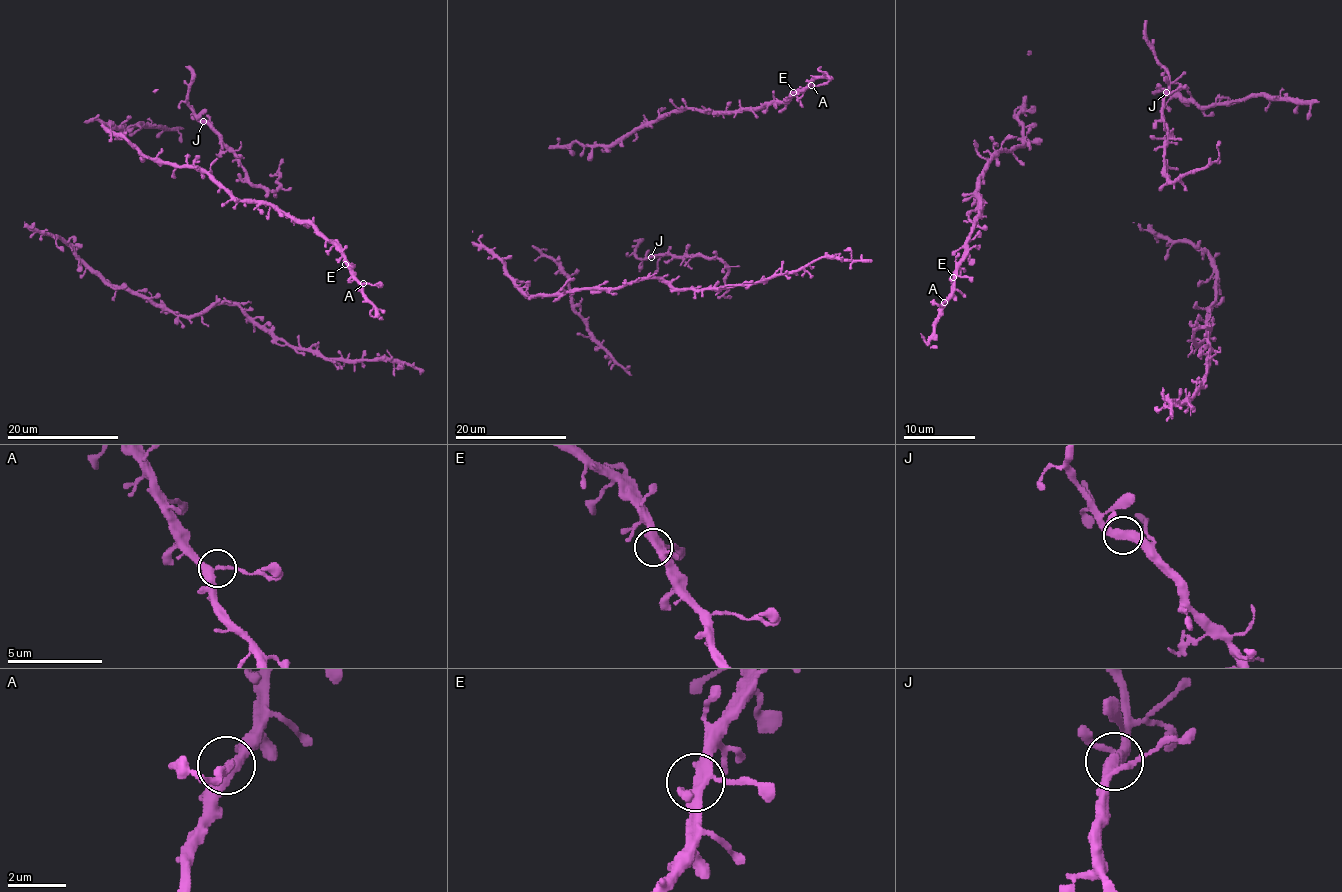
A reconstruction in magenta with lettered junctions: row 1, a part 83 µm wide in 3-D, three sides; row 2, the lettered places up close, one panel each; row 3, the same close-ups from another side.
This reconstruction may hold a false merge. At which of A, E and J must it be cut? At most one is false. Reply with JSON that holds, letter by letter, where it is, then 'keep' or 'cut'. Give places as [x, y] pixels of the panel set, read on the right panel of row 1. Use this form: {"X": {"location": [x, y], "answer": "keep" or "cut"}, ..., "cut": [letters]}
{"A": {"location": [944, 302], "answer": "keep"}, "E": {"location": [953, 277], "answer": "keep"}, "J": {"location": [1166, 92], "answer": "keep"}, "cut": []}

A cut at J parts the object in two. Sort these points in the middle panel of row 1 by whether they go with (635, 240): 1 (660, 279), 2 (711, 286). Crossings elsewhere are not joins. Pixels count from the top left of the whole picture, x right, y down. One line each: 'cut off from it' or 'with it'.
1: with it
2: with it

